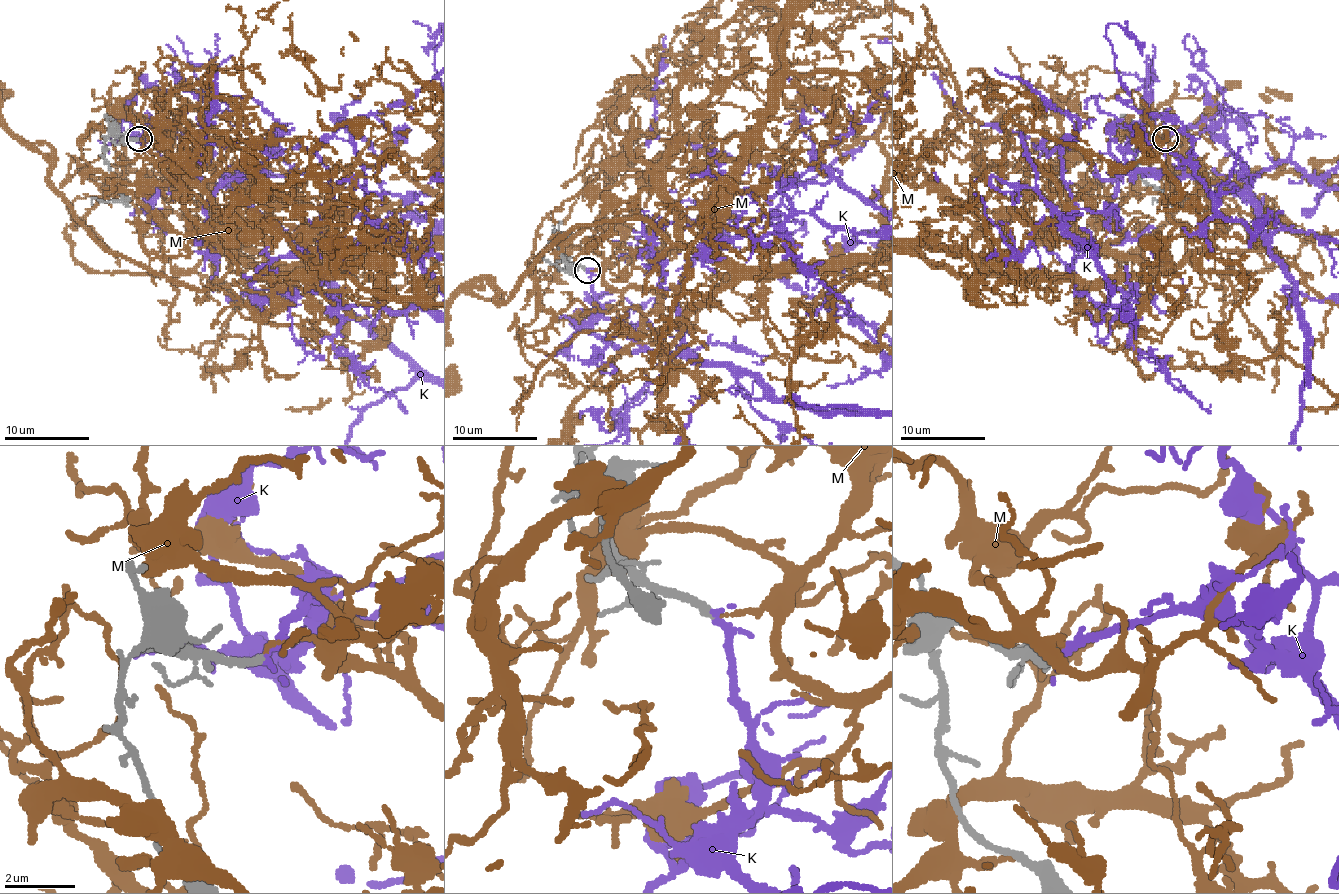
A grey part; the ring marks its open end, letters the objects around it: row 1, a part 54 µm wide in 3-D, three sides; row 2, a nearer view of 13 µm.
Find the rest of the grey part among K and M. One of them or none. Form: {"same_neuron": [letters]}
{"same_neuron": ["K"]}

